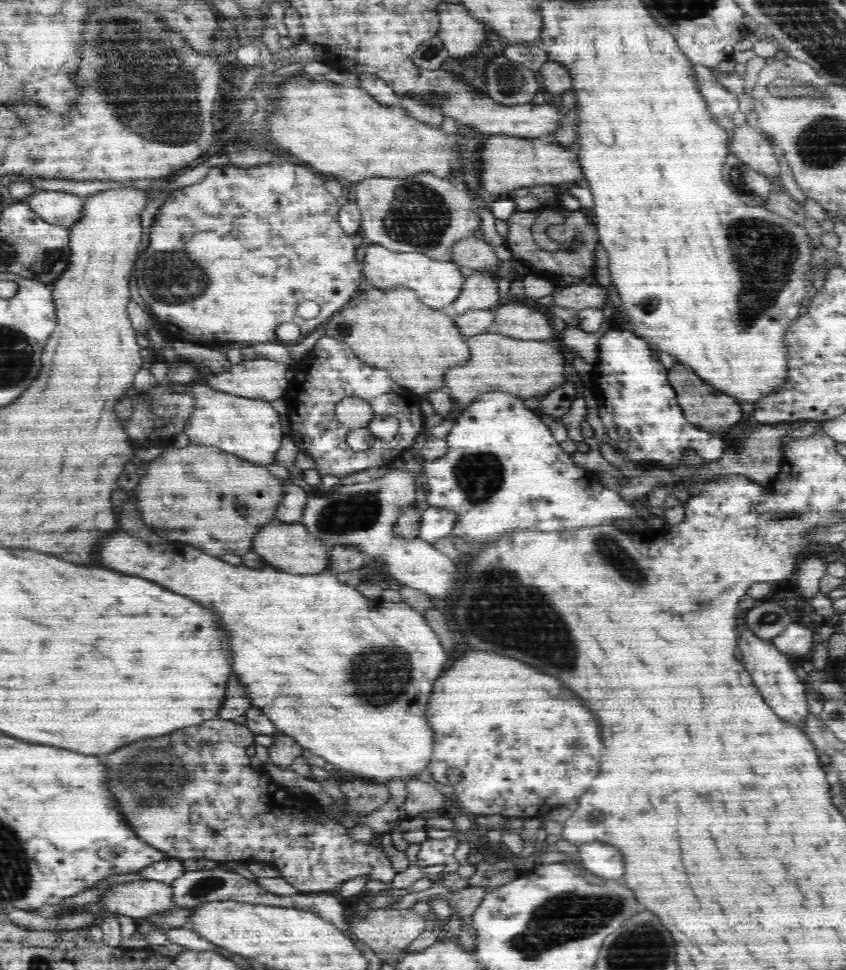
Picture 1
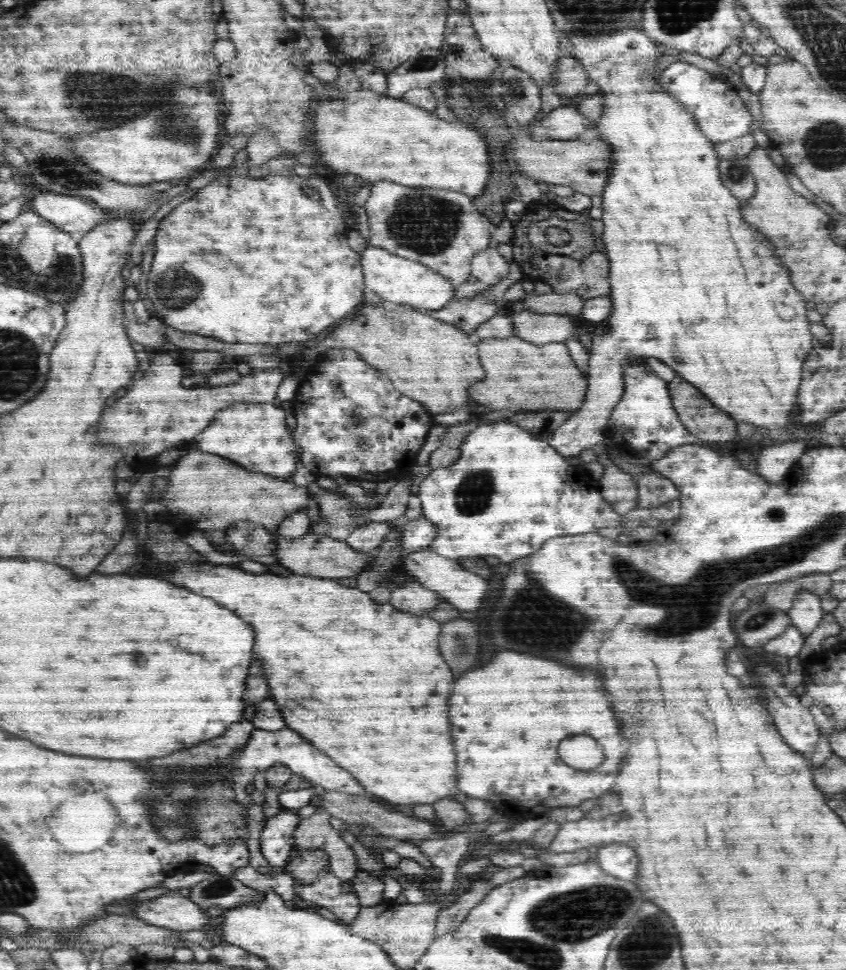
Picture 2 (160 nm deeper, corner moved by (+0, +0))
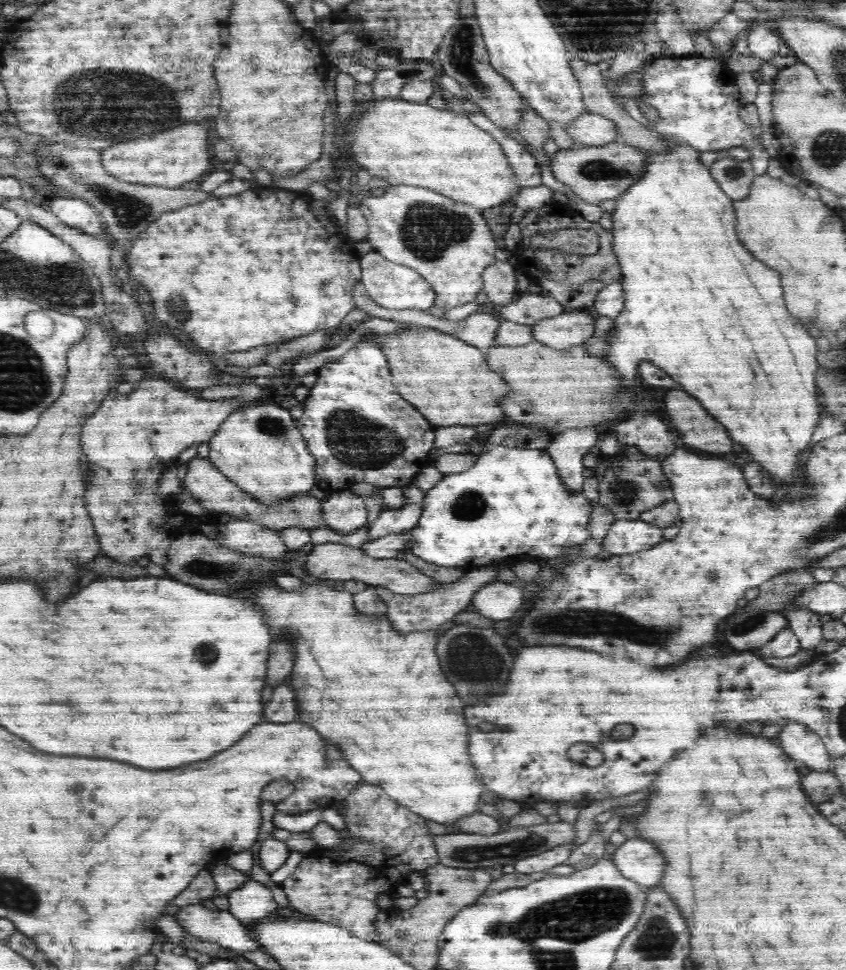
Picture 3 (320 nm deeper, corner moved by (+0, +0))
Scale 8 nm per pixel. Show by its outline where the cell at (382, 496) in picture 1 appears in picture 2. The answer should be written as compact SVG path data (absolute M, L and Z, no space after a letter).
M418 549L410 556L404 558L404 566L406 572L412 574L418 580L419 586L426 587L426 590L434 591L439 598L443 598L449 602L452 607L456 607L459 611L474 612L482 608L482 600L486 600L486 596L490 592L490 583L488 579L484 579L481 575L460 568L457 560L452 560L446 556L438 556L438 553L432 549Z

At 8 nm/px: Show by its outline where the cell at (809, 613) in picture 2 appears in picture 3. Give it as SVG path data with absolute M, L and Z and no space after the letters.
M809 608L784 609L781 613L789 620L789 625L798 636L804 650L813 650L822 642L820 614Z

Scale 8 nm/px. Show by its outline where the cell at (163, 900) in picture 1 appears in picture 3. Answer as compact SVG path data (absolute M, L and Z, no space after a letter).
M205 904L184 906L176 918L192 937L200 937L239 954L261 950L254 938L247 934L243 922L236 919L230 911L206 910Z

